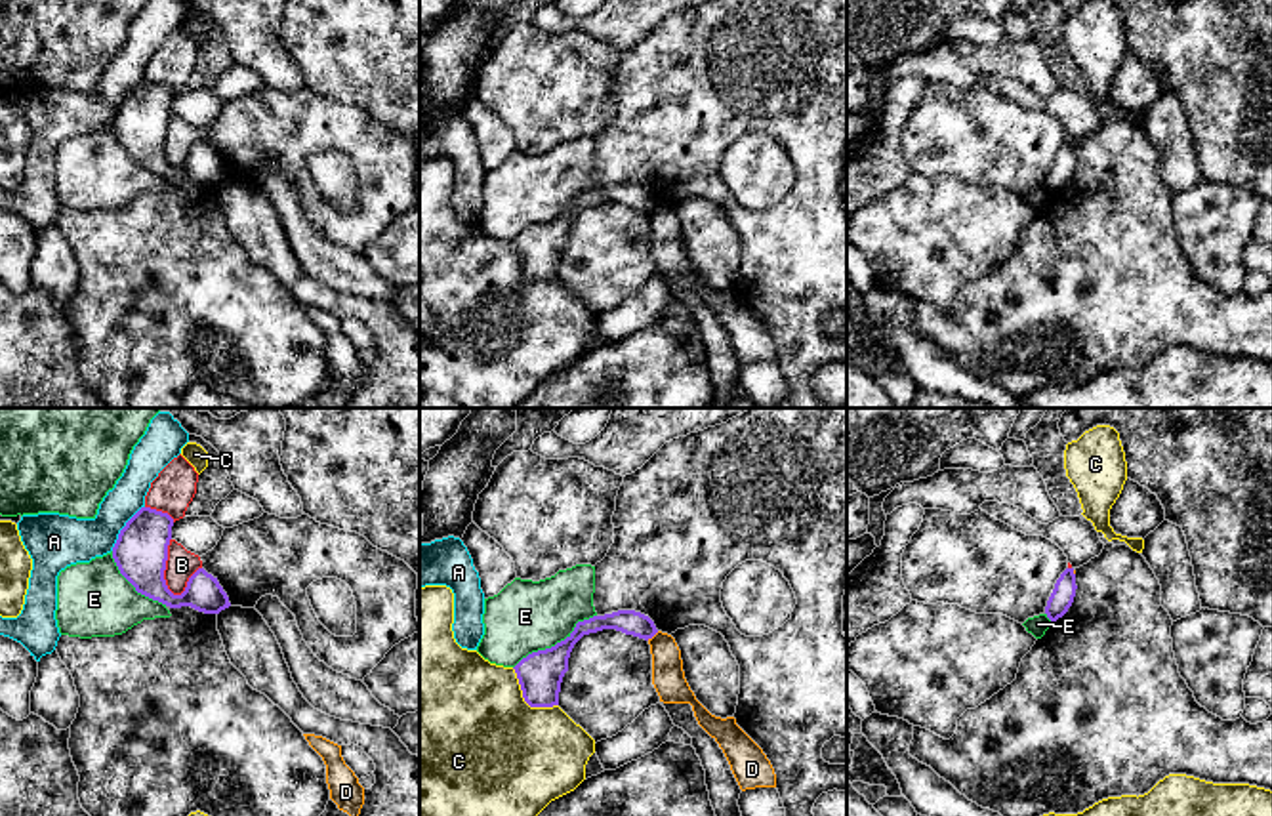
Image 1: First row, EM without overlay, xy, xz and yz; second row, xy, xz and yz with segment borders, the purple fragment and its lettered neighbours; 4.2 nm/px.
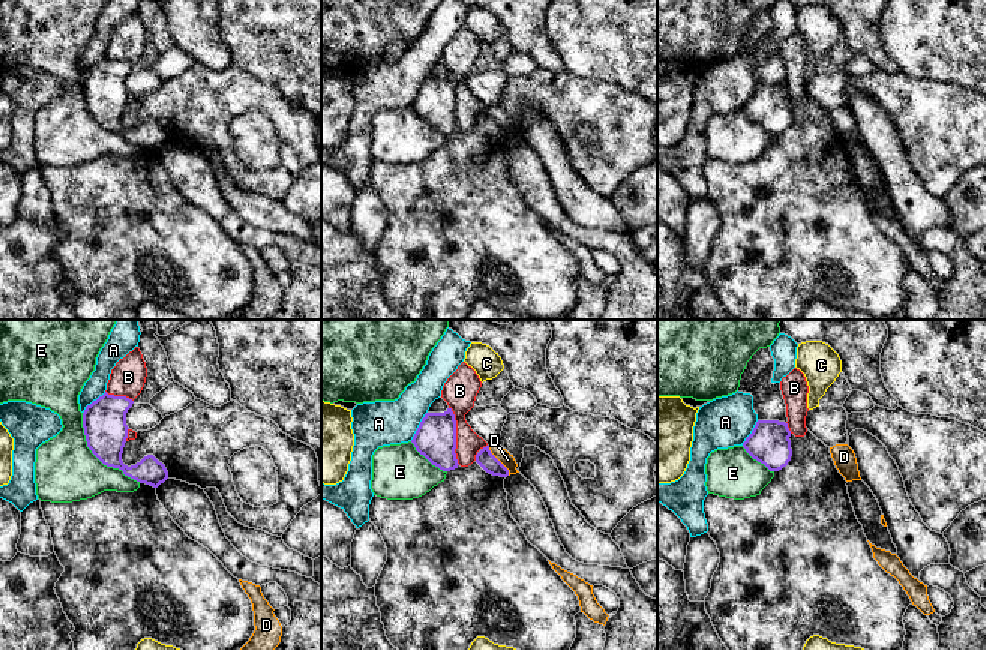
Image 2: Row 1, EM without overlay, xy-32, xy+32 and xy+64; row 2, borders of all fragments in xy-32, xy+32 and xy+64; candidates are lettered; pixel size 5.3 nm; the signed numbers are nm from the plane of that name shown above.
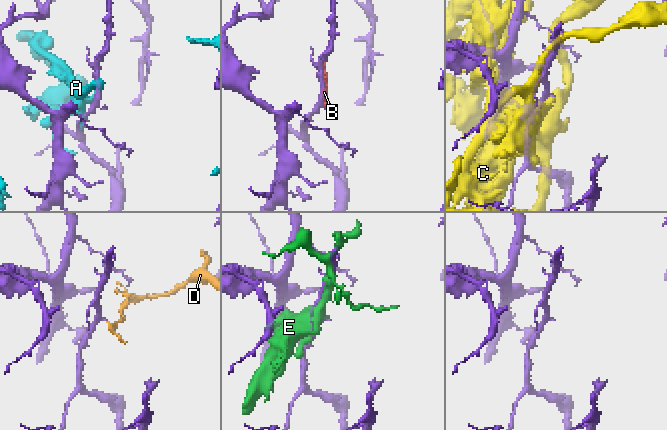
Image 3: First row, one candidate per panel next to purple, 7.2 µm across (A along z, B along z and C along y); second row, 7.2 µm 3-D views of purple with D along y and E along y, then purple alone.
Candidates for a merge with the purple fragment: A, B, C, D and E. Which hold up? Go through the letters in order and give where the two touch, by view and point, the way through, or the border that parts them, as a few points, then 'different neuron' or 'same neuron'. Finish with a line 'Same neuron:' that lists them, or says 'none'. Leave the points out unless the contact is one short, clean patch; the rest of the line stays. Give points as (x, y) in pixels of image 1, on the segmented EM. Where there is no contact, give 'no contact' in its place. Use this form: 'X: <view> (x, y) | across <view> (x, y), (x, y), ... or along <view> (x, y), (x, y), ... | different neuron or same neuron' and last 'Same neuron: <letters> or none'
A: xy (123, 529) | different neuron
B: xy (164, 569) | different neuron
C: xz (525, 700) | different neuron
D: xz (653, 635) | along xz (658, 632), (647, 639) | different neuron
E: xz (557, 643) | different neuron
Same neuron: none

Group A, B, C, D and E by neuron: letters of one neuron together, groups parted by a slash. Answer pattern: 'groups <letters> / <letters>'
groups A / B D / C / E

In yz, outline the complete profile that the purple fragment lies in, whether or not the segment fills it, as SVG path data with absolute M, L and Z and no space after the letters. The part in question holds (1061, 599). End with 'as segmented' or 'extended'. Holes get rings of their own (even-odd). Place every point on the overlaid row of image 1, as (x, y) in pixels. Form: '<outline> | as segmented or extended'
M1066 568L1055 583L1055 589L1047 601L1045 614L1051 622L1062 618L1076 597L1076 574L1074 568Z | as segmented

